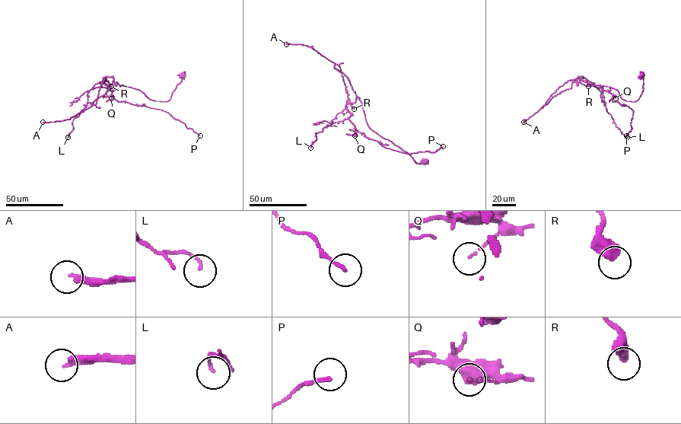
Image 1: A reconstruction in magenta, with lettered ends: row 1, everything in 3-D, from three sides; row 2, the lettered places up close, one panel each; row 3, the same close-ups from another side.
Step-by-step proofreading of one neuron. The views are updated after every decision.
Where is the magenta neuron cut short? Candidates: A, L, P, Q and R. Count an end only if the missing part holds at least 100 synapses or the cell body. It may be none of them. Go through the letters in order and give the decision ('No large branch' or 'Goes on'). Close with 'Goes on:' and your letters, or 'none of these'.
A: Goes on
L: No large branch
P: No large branch
Q: No large branch
R: No large branch
Goes on: A

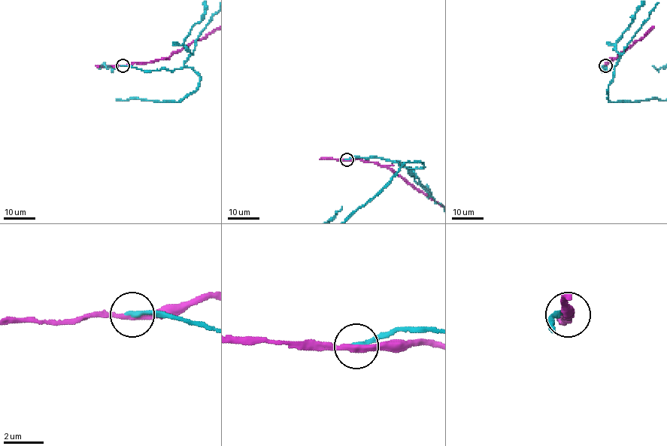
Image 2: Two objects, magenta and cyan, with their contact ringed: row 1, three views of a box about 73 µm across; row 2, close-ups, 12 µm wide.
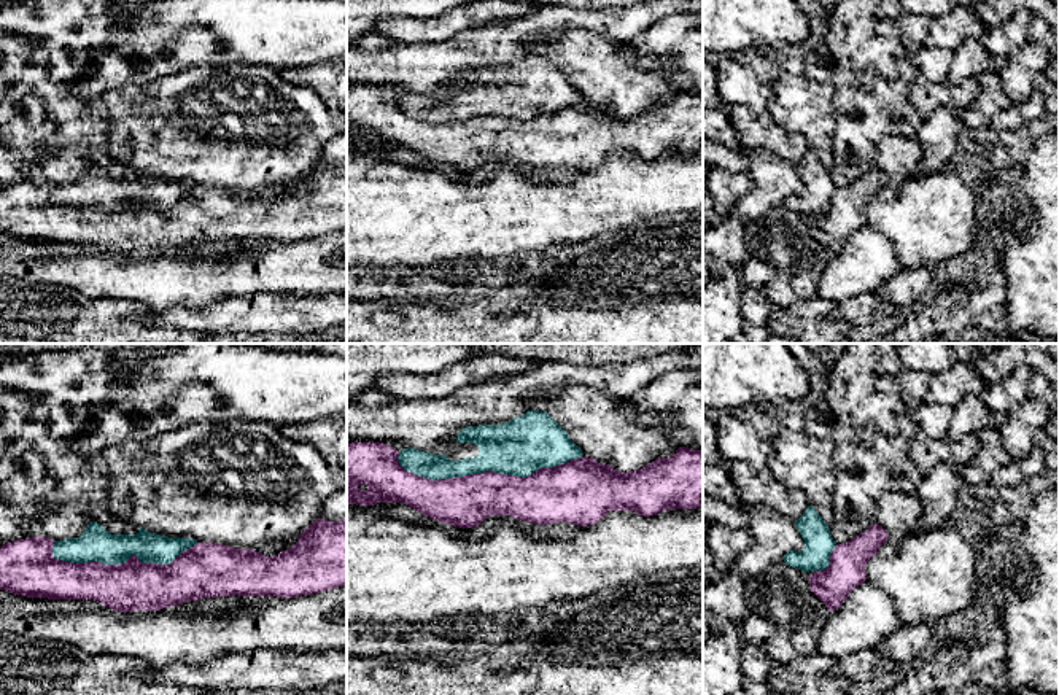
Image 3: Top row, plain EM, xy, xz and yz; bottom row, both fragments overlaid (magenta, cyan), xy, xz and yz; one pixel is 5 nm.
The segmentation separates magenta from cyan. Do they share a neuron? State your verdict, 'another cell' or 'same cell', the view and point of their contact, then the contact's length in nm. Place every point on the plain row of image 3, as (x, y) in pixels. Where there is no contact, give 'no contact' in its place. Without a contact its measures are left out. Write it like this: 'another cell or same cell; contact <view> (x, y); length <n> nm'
another cell; contact xz (488, 115); length 950 nm

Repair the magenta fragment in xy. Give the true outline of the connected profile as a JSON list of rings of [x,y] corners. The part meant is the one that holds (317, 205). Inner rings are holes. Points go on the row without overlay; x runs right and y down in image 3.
[[[347,162],[329,165],[315,164],[301,177],[301,183],[288,194],[278,199],[266,200],[253,192],[235,192],[215,186],[197,186],[181,196],[170,208],[142,207],[132,199],[122,208],[103,208],[100,205],[70,207],[52,200],[54,183],[33,180],[0,191],[0,234],[27,242],[48,243],[95,243],[118,256],[157,254],[178,250],[186,245],[218,240],[277,240],[296,242],[302,239],[321,237],[331,232],[347,229]]]

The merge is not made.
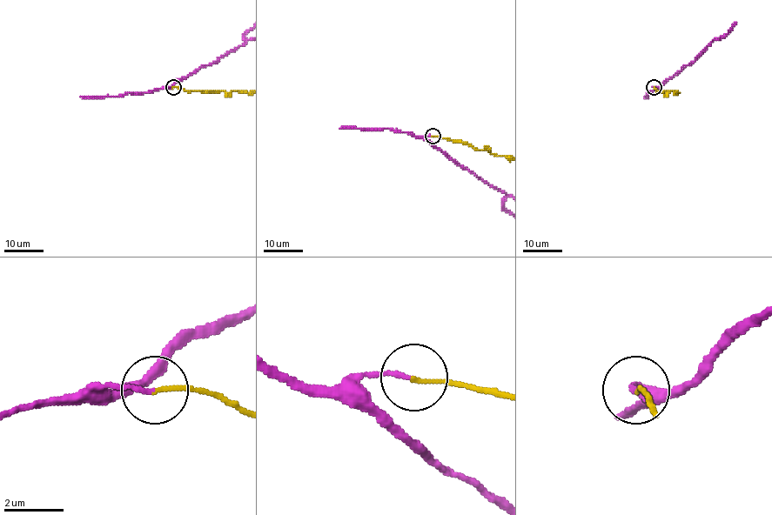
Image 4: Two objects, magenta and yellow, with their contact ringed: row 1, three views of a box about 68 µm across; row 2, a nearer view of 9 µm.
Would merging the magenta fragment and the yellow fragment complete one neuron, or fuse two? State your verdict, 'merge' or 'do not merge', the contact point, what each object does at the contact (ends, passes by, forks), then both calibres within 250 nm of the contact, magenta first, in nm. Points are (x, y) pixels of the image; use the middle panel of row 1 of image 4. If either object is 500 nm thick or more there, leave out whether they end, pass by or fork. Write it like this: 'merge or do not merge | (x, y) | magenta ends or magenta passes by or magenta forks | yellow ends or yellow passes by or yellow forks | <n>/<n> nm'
merge | (432, 136) | magenta ends | yellow ends | 140/140 nm

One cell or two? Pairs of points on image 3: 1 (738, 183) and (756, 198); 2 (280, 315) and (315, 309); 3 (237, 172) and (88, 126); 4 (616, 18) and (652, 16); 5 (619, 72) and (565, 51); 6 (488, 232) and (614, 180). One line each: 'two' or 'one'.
1: two
2: one
3: two
4: one
5: one
6: one

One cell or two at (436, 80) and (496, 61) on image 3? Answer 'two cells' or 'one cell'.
one cell

